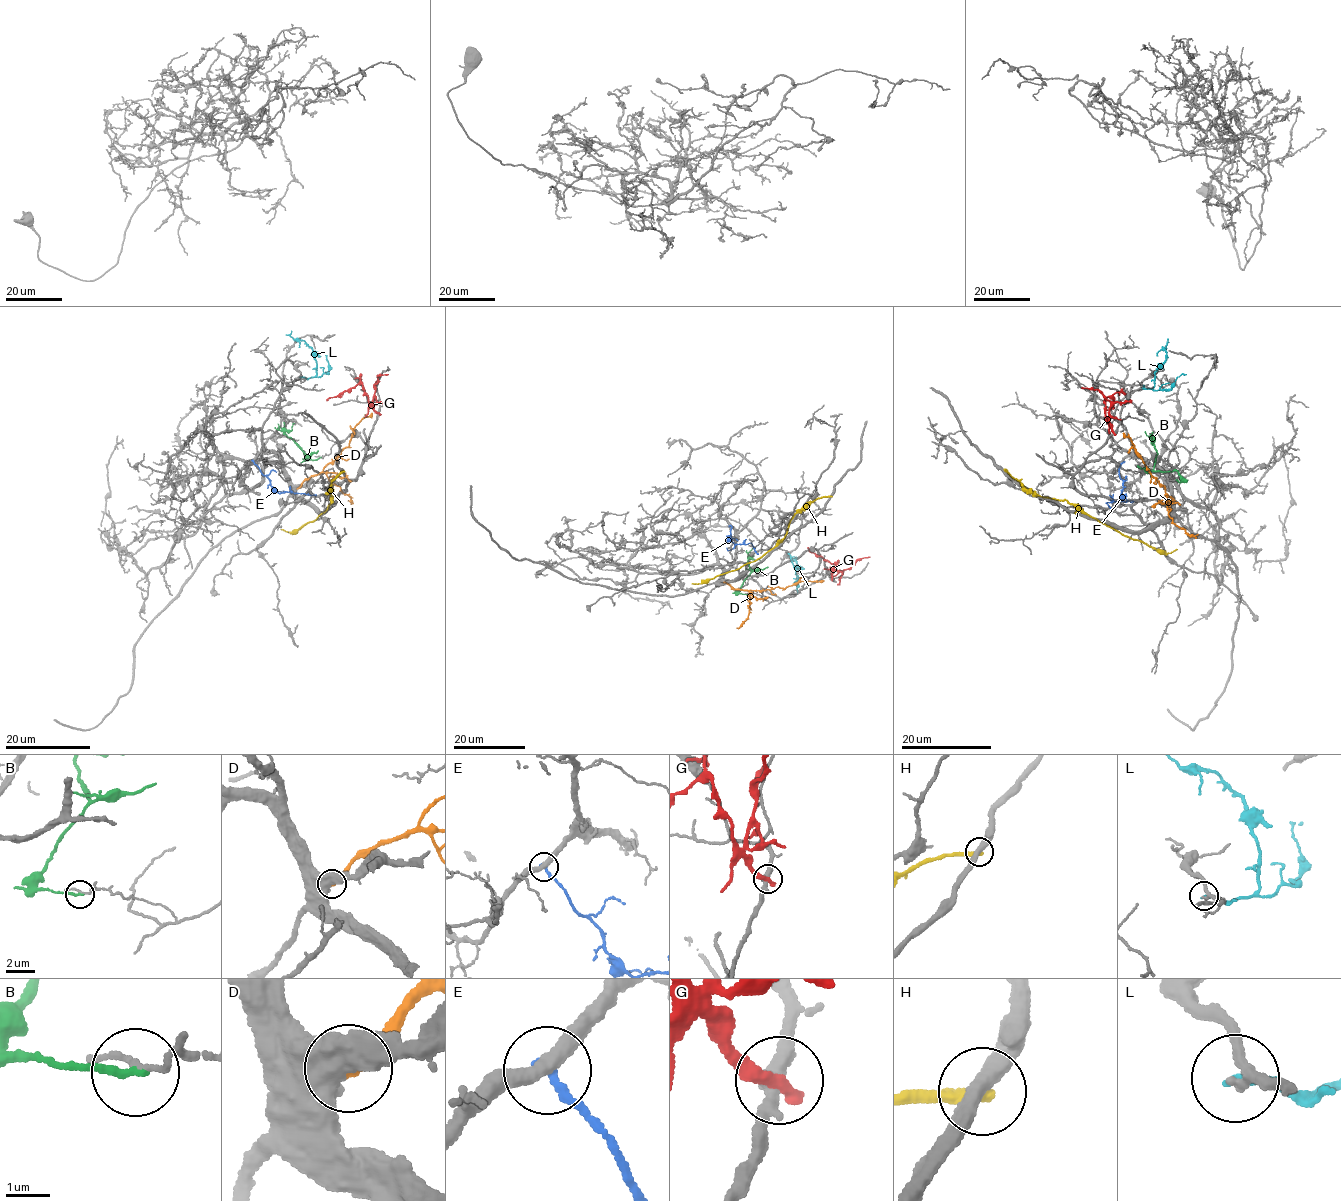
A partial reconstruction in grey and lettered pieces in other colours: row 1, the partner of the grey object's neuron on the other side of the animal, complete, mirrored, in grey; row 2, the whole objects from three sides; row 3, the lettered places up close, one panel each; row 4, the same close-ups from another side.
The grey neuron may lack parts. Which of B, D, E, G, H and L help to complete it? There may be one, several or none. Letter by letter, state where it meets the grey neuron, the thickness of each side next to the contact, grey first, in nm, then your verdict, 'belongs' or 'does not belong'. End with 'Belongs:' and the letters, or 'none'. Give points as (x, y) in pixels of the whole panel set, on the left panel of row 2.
B: contact (320, 457); calibres 110 and 170 nm; does not belong
D: contact (297, 488); calibres 550 and 280 nm; does not belong
E: contact (253, 461); calibres 360 and 220 nm; does not belong
G: contact (378, 413); calibres 400 and 360 nm; does not belong
H: contact (343, 471); calibres 400 and 360 nm; does not belong
L: contact (300, 377); calibres 120 and 200 nm; does not belong
Belongs: none

